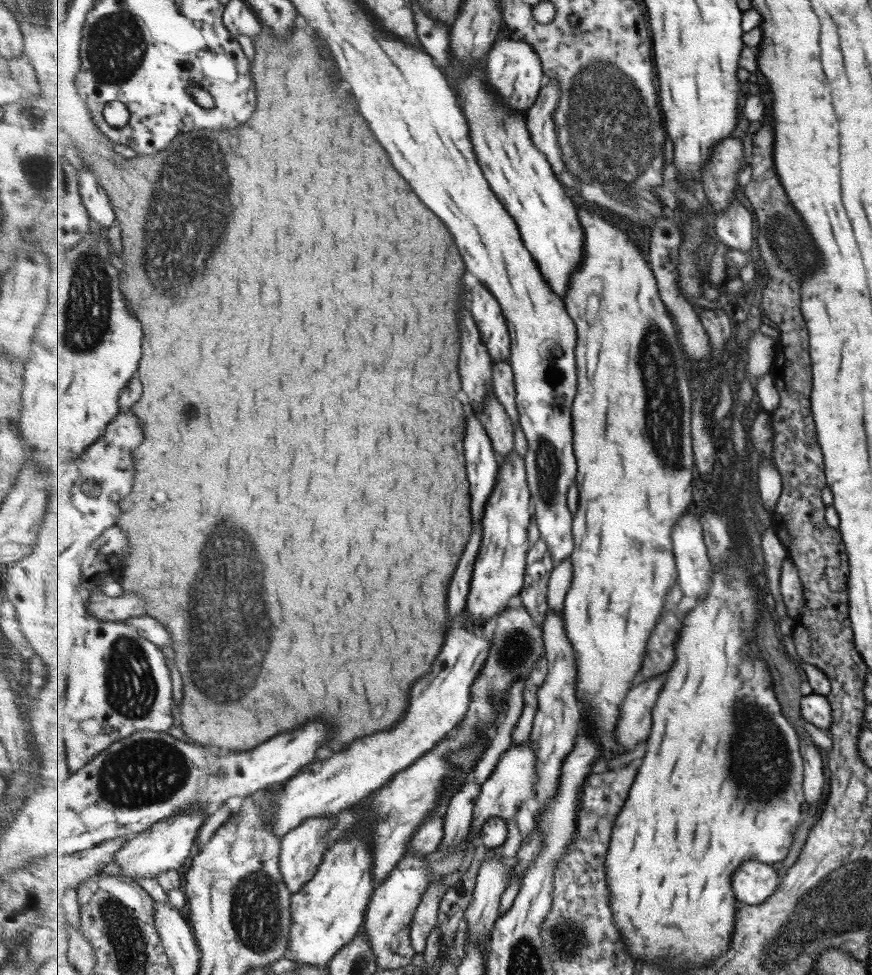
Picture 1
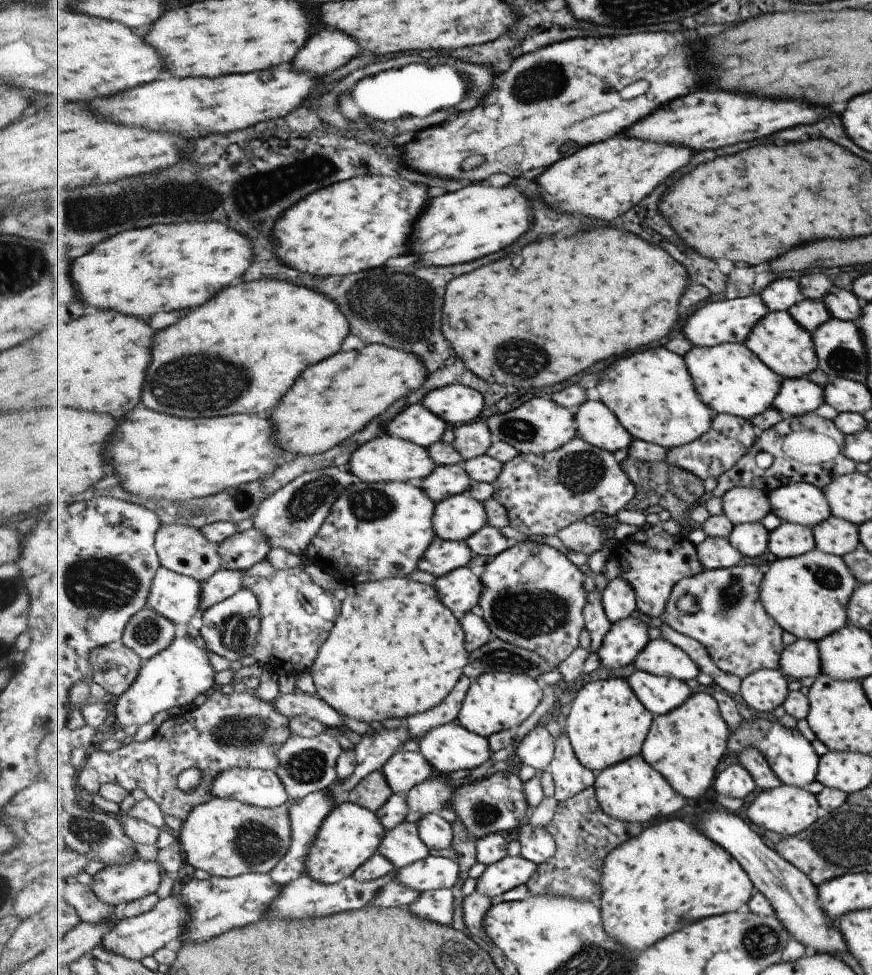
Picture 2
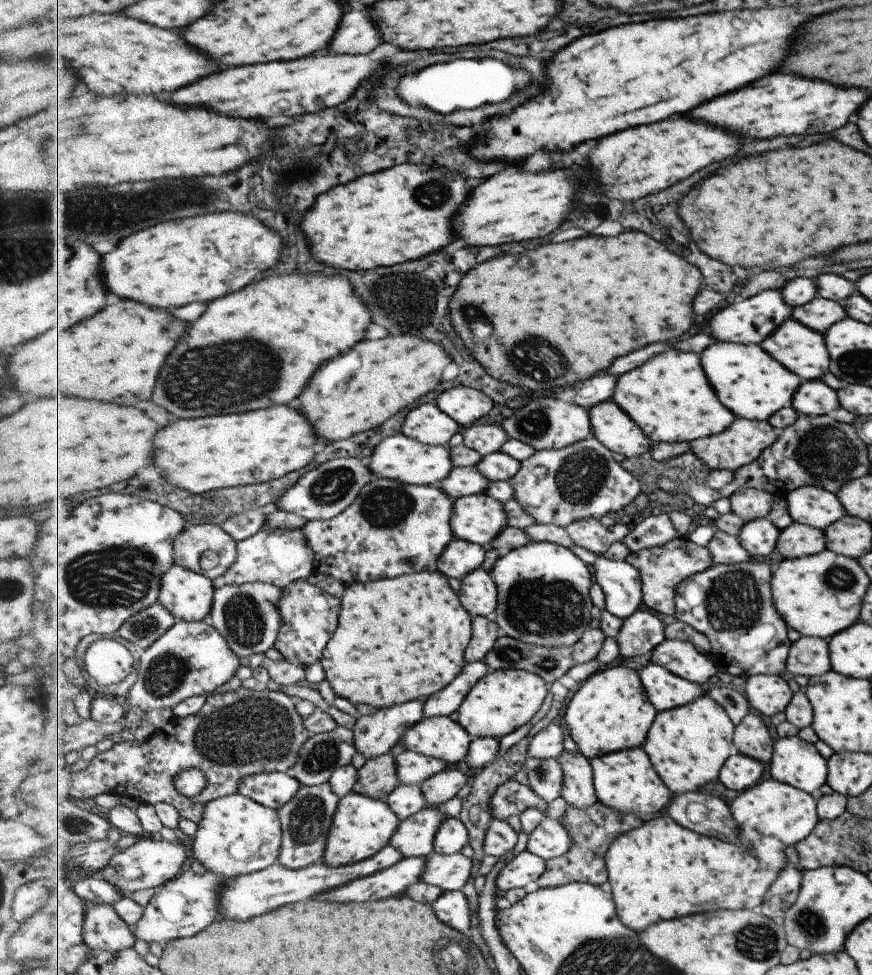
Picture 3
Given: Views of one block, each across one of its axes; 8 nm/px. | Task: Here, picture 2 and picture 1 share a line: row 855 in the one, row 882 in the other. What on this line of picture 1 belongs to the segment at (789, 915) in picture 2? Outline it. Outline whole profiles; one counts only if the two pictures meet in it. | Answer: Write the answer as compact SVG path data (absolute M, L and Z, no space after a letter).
M745 861L733 873L733 892L739 901L758 907L767 897L775 894L783 881L783 874L778 864Z

